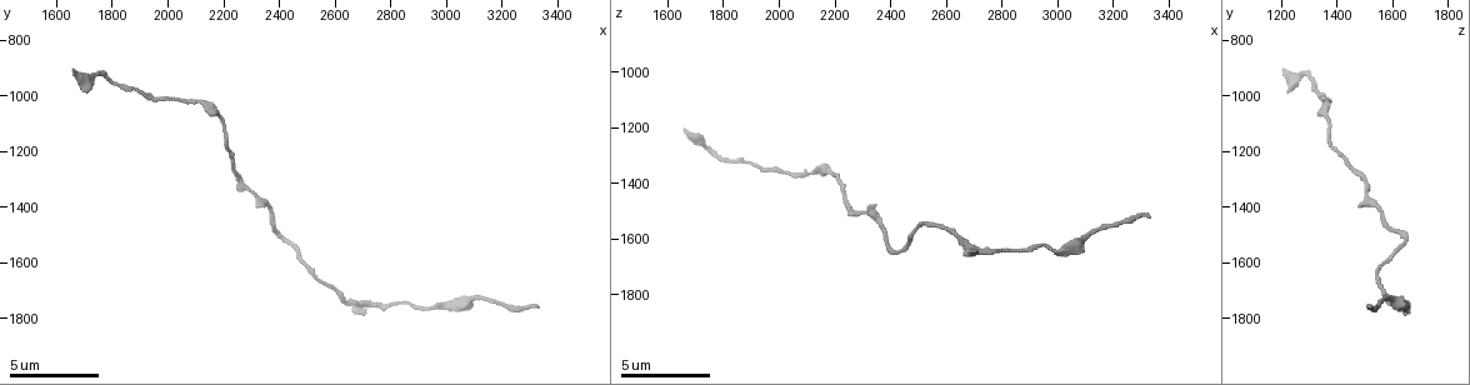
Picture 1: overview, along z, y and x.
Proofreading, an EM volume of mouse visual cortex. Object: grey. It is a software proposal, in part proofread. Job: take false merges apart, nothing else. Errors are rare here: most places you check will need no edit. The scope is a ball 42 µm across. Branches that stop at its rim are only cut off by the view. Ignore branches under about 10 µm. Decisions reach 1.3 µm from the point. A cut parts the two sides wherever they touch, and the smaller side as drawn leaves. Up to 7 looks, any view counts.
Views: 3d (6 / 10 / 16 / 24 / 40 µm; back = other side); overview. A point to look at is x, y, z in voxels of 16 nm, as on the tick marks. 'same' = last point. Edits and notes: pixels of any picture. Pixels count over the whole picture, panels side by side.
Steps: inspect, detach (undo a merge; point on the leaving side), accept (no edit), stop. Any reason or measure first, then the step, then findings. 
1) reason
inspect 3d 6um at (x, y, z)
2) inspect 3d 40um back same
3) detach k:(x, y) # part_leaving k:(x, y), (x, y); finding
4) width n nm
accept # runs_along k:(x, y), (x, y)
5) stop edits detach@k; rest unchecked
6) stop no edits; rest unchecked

calibre changes
inspect 3d 10um at (2080, 1020, 1370)

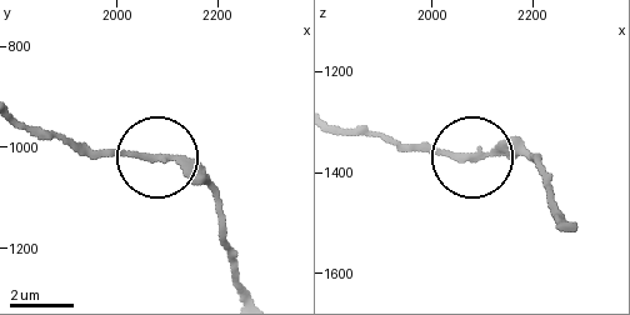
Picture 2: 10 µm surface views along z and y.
width 220 nm
accept # runs_along 2:(248, 290), (216, 194), (194, 169), (146, 153), (76, 153); all the same neuron

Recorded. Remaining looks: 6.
arms run side by side
inspect 3d 10um at (2250, 1280, 1480)

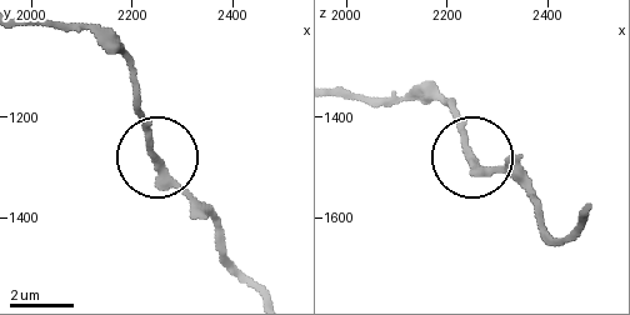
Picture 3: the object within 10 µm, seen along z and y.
arms 3
accept # runs_along 3:(545, 219), (506, 176), (480, 165), (456, 103); one neuron here

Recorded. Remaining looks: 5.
inspect 3d 10um at (2400, 1480, 1630)

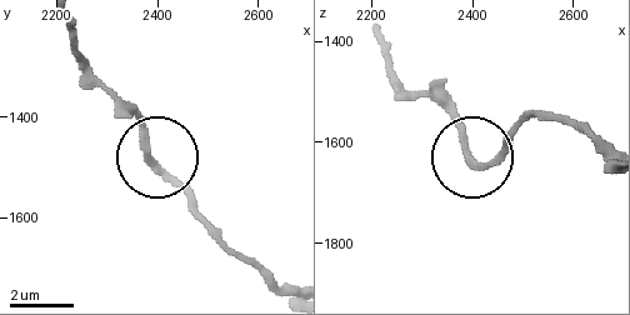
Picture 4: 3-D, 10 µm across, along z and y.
accept # runs_along 4:(154, 160), (138, 109); one neuron here

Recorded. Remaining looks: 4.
calibre changes
inspect 3d 10um at (2740, 1750, 1650)

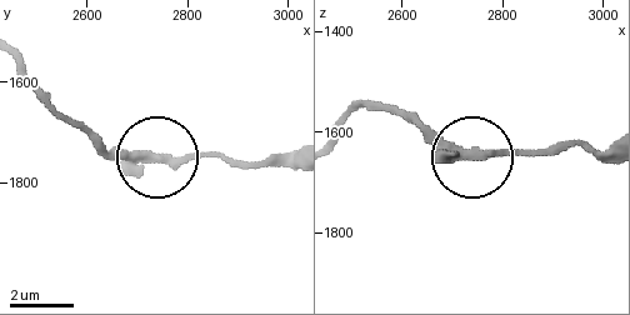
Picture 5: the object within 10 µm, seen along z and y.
accept # runs_along 5:(338, 128), (363, 106), (386, 104), (475, 158), (561, 151); all the same neuron

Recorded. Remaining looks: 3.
stop no edits; rest unchecked

